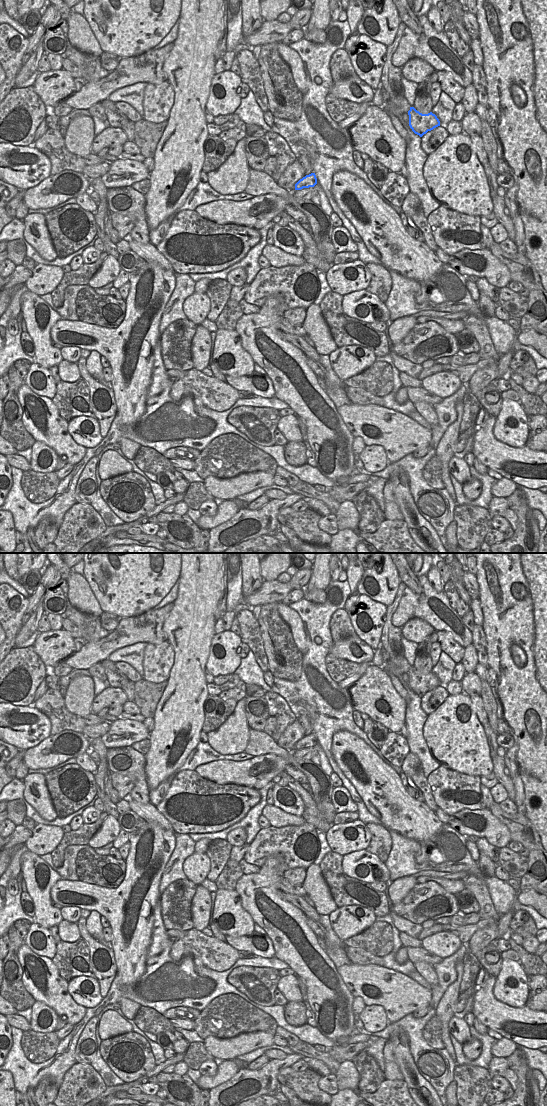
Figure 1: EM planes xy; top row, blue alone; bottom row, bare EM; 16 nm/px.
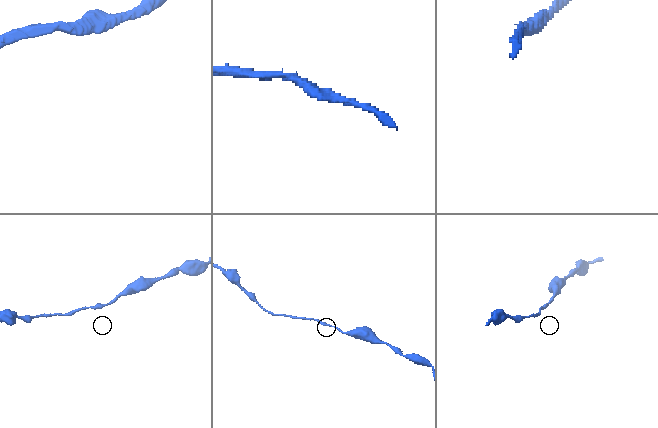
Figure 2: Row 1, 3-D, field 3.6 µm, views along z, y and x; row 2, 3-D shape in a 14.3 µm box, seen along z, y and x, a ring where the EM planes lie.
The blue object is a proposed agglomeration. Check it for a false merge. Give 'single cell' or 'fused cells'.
single cell

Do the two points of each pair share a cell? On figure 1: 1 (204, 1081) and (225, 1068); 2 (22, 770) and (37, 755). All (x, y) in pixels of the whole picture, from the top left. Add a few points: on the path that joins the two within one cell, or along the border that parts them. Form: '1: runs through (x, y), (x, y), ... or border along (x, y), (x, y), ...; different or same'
1: runs through (210, 1081), (214, 1081), (221, 1074); same
2: border along (22, 759), (28, 769); different

